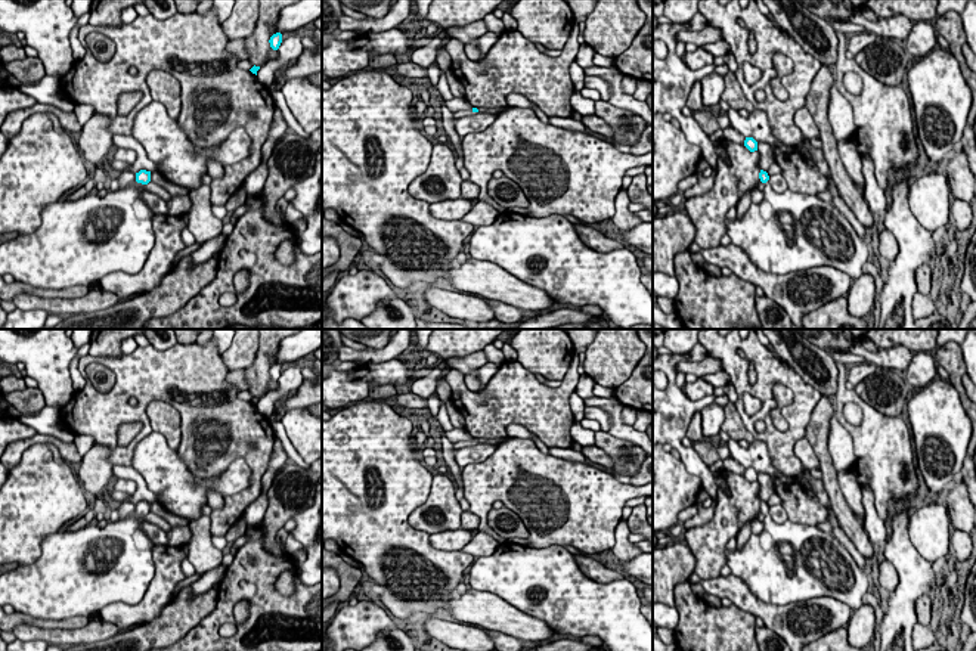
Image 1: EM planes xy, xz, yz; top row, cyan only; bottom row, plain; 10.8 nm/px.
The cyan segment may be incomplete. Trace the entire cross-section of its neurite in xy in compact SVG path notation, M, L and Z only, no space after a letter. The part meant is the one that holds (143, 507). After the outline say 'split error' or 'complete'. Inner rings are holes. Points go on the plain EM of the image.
M151 502L136 503L136 515L120 518L105 527L94 521L77 531L49 534L41 555L30 565L19 565L0 576L0 607L12 605L16 613L41 620L89 617L114 602L139 604L155 576L154 542L143 531L143 515Z; split error

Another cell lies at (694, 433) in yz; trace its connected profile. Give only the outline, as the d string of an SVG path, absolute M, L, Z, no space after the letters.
M695 412L694 416L691 418L685 437L690 438L691 443L697 443L703 438L701 412Z

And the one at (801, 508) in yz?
M731 438L726 446L729 456L744 468L753 468L757 474L763 472L771 477L772 489L780 496L790 521L817 527L827 521L830 515L834 517L833 509L824 506L815 495L806 495L799 477L786 475L772 465L765 441L753 440L744 449Z

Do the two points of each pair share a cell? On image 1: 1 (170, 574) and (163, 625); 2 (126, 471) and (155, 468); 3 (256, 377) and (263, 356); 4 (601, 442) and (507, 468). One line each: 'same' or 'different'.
1: different
2: different
3: same
4: different

